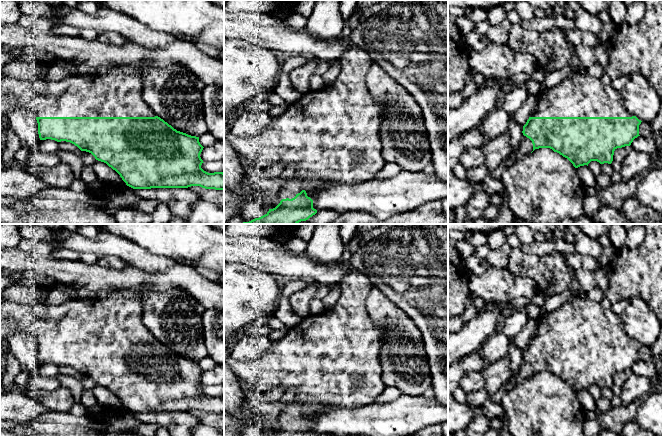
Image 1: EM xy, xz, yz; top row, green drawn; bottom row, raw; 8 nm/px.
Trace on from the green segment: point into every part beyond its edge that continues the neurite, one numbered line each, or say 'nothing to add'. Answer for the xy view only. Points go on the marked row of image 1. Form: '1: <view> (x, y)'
1: xy (118, 93)

